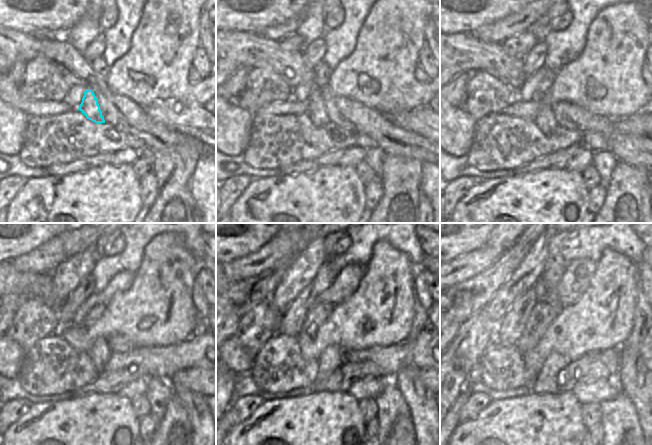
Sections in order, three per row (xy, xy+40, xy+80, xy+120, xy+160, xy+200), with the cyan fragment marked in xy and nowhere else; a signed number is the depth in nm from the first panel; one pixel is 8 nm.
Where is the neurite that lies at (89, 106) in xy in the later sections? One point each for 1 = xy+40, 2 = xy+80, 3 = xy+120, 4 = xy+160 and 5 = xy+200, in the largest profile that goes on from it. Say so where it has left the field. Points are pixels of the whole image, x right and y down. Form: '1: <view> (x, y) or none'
1: xy+40 (317, 113)
2: xy+80 (545, 121)
3: xy+120 (100, 352)
4: xy+160 (332, 358)
5: xy+200 (547, 380)

